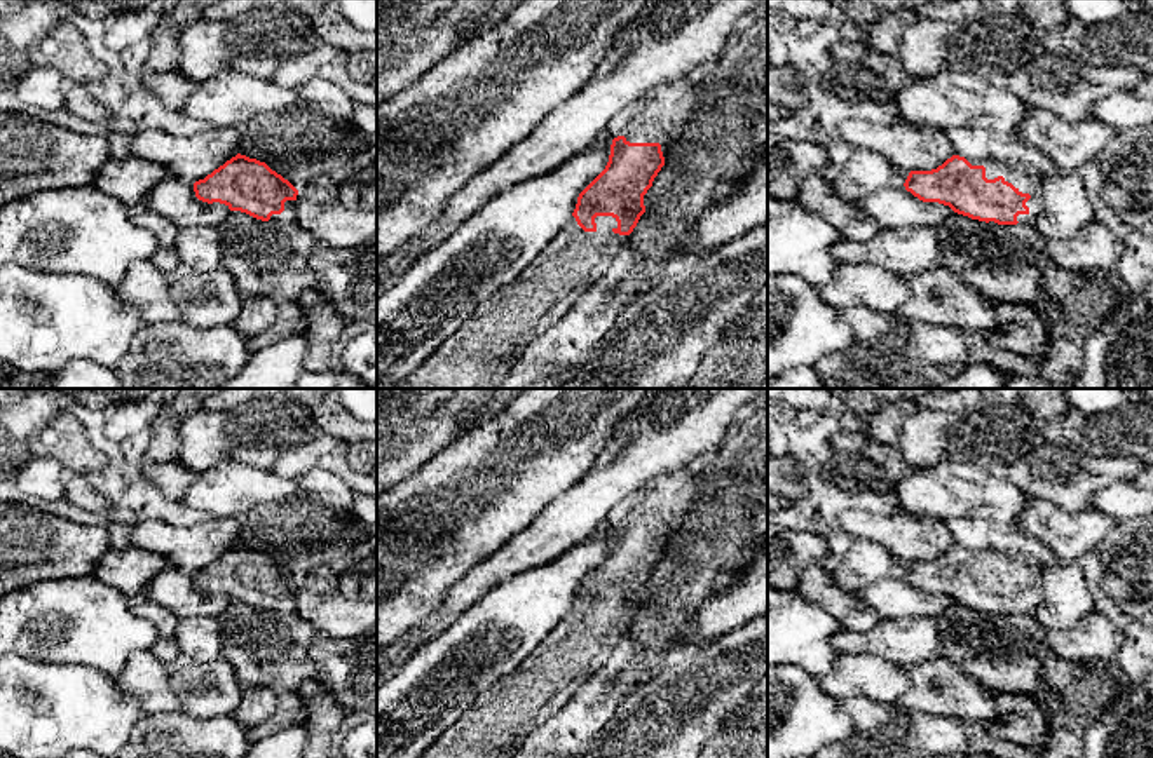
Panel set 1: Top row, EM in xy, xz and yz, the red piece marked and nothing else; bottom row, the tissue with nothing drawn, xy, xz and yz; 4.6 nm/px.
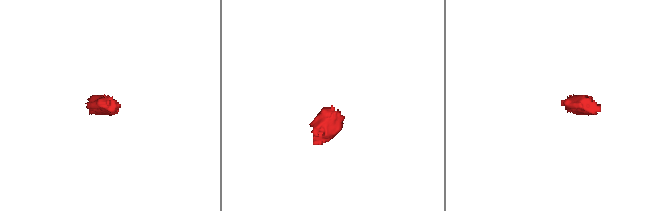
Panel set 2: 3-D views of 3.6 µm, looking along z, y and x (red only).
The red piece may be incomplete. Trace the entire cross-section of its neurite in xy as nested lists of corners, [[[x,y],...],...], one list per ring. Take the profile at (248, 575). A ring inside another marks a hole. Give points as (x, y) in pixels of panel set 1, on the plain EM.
[[[237,544],[194,573],[202,592],[225,594],[262,612],[295,612],[298,580],[265,552]]]

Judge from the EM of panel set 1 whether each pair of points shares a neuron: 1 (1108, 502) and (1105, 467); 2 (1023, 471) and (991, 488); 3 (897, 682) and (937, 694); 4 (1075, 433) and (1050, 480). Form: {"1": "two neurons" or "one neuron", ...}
{"1": "two neurons", "2": "two neurons", "3": "two neurons", "4": "two neurons"}

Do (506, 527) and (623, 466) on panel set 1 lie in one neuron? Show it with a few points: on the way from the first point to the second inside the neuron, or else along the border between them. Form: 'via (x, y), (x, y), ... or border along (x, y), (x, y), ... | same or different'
border along (578, 483), (559, 494), (515, 535) | different

